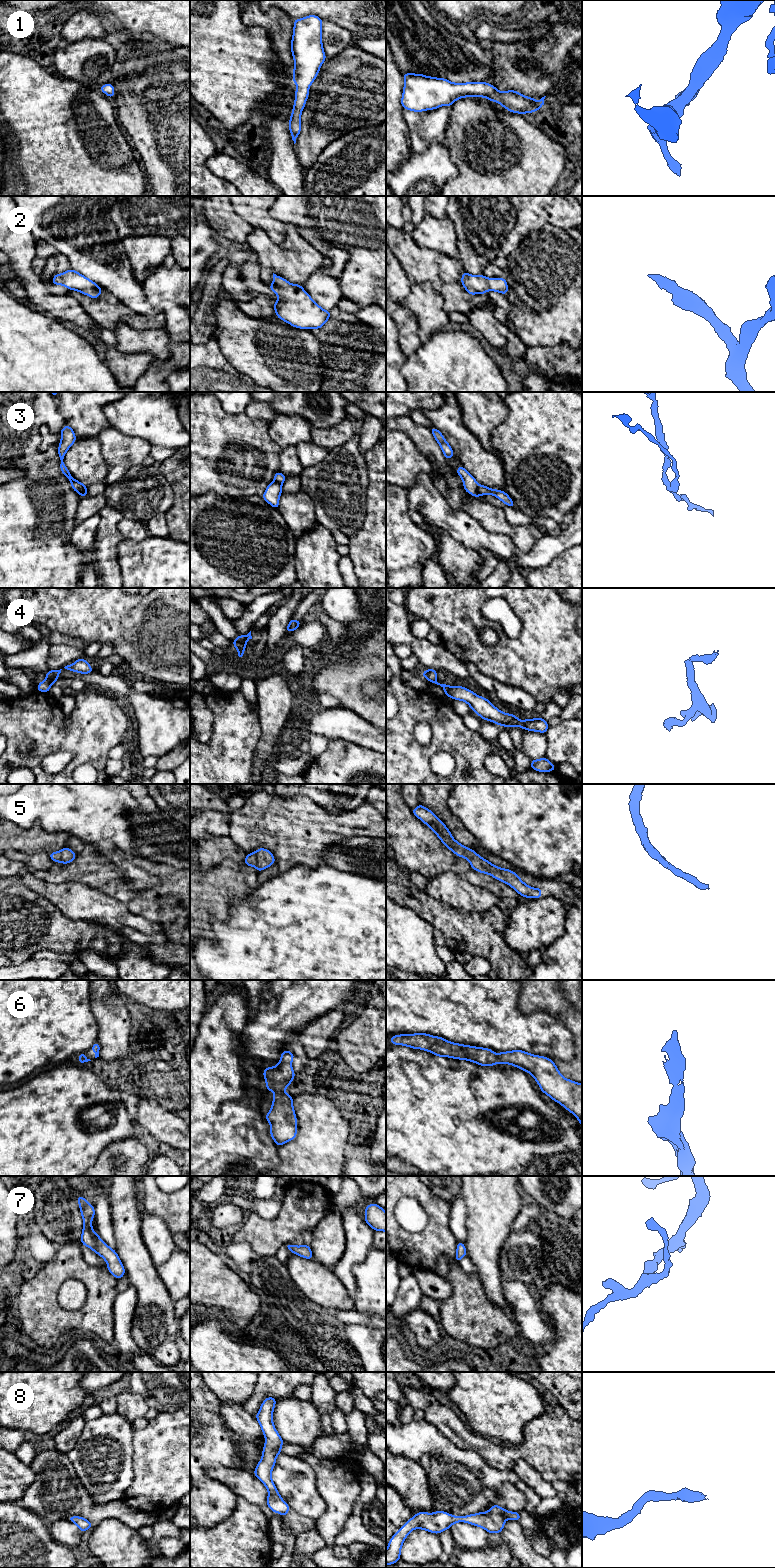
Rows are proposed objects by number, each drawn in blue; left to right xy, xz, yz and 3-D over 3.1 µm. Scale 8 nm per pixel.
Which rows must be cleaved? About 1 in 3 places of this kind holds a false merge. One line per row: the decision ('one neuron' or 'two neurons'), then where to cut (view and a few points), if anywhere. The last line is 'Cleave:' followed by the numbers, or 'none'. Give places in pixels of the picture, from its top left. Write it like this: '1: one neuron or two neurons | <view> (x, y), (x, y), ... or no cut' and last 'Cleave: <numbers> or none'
1: one neuron | no cut
2: one neuron | no cut
3: one neuron | no cut
4: two neurons | xy (47, 678), (53, 682)
5: one neuron | no cut
6: one neuron | no cut
7: one neuron | no cut
8: one neuron | no cut
Cleave: 4

